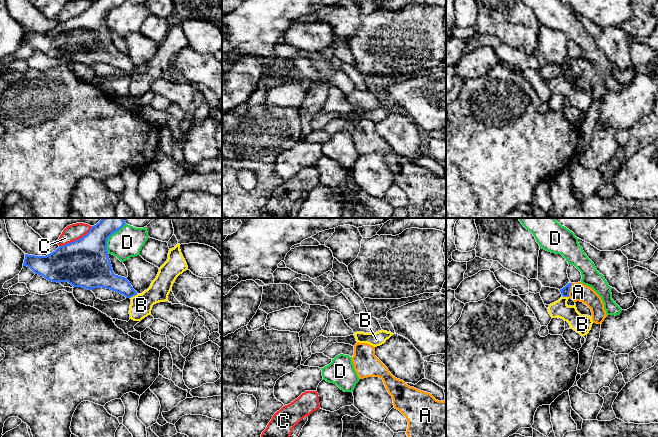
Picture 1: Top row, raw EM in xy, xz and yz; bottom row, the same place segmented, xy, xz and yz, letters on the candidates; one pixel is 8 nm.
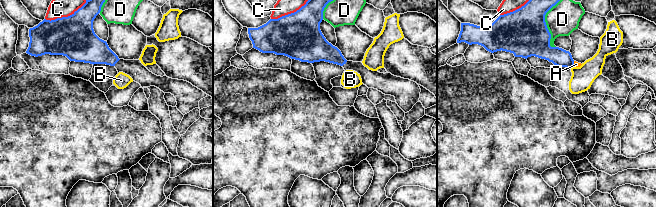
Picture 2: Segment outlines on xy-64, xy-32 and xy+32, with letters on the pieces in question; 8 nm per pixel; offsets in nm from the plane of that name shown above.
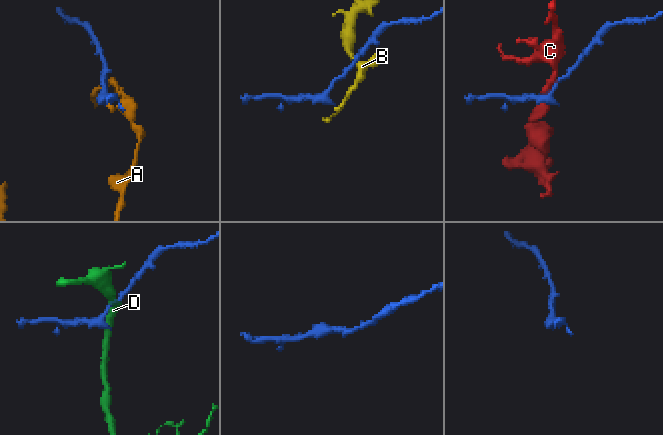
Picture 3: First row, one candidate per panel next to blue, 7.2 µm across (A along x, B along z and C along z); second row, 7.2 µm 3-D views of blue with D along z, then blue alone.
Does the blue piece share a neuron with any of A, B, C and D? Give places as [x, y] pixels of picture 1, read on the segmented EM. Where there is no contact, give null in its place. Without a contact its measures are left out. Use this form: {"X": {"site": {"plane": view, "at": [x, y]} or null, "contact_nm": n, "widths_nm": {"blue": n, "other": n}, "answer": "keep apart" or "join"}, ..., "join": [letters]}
{"A": {"site": {"plane": "yz", "at": [569, 290]}, "contact_nm": 120, "widths_nm": {"blue": 70, "other": 140}, "answer": "keep apart"}, "B": {"site": {"plane": "xy", "at": [133, 295]}, "contact_nm": 70, "widths_nm": {"blue": 150, "other": 180}, "answer": "keep apart"}, "C": {"site": {"plane": "xy", "at": [76, 240]}, "contact_nm": 320, "widths_nm": {"blue": 380, "other": 140}, "answer": "keep apart"}, "D": {"site": {"plane": "xy", "at": [109, 236]}, "contact_nm": 280, "widths_nm": {"blue": 340, "other": 240}, "answer": "keep apart"}, "join": []}

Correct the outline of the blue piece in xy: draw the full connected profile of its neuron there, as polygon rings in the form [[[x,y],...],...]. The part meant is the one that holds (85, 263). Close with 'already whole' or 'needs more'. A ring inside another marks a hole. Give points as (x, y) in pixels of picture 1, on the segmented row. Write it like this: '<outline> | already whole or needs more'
[[[102,218],[82,238],[59,246],[46,256],[25,254],[23,266],[29,267],[35,274],[52,282],[68,282],[73,287],[82,287],[88,290],[102,287],[120,293],[126,298],[131,298],[137,295],[137,292],[127,278],[114,274],[107,251],[108,238],[125,224],[124,218]]] | already whole

